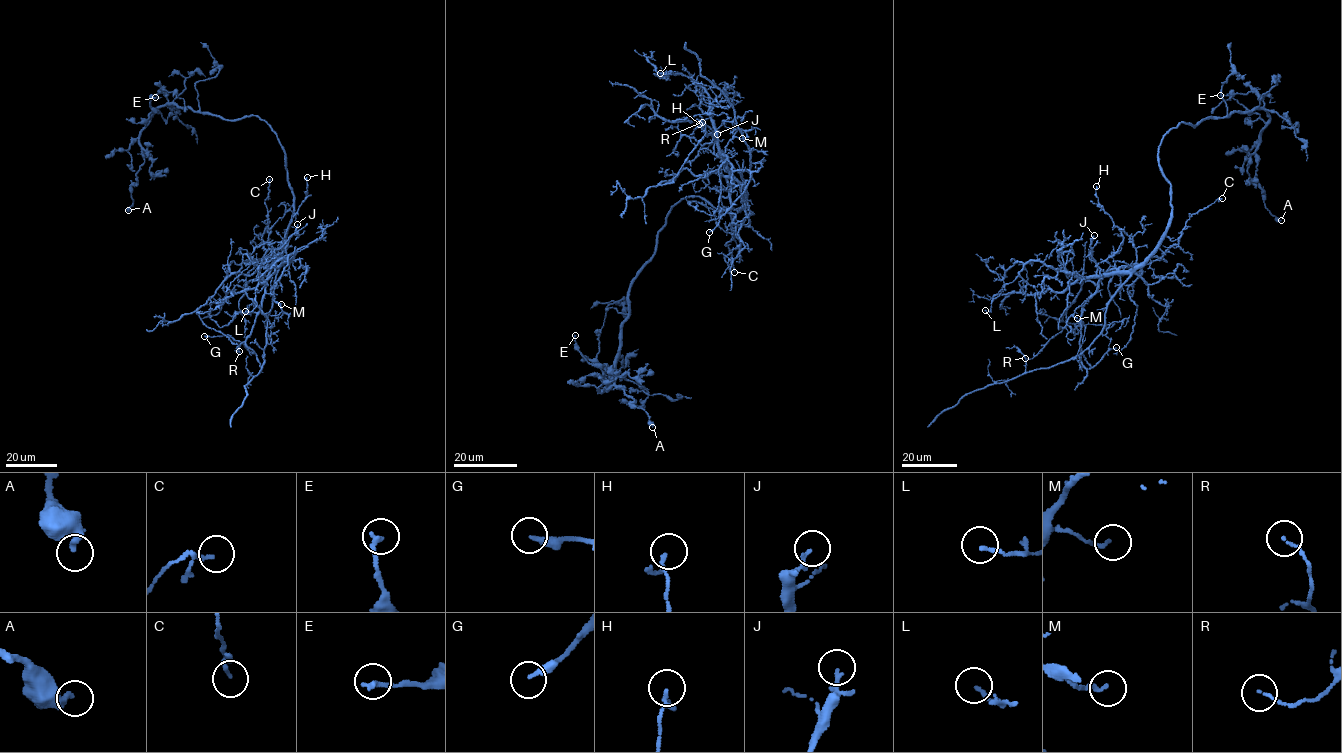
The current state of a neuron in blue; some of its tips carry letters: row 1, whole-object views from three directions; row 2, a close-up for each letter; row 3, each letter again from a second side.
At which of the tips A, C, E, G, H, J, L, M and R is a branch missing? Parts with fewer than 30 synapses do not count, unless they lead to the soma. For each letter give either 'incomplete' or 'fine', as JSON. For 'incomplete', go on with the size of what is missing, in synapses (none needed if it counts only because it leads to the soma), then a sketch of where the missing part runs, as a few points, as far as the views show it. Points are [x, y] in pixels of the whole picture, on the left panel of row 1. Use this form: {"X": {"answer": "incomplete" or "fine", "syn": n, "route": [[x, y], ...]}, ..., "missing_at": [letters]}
{"A": {"answer": "fine"}, "C": {"answer": "fine"}, "E": {"answer": "fine"}, "G": {"answer": "fine"}, "H": {"answer": "fine"}, "J": {"answer": "fine"}, "L": {"answer": "fine"}, "M": {"answer": "fine"}, "R": {"answer": "fine"}, "missing_at": []}

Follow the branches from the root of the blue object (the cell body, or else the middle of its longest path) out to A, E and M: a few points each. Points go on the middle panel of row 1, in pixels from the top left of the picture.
A: (727, 209), (697, 196), (680, 199), (631, 285), (611, 389), (605, 388), (625, 387), (652, 427)
E: (727, 209), (690, 196), (671, 210), (652, 256), (631, 285), (610, 388), (602, 371), (581, 354), (575, 335)
M: (727, 209), (745, 209), (748, 205), (742, 186), (723, 162), (730, 140), (735, 137), (742, 138)

